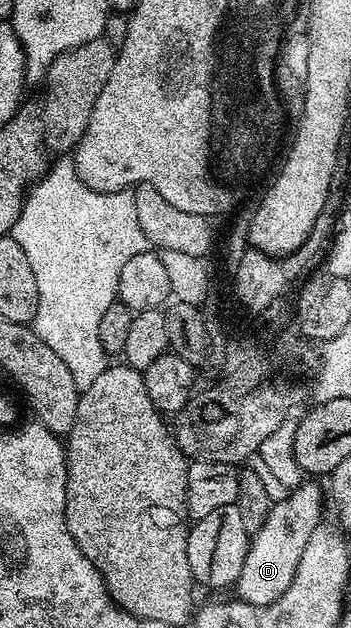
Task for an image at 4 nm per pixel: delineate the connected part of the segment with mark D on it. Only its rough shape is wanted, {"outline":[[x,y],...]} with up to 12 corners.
{"outline":[[303,482],[273,501],[250,537],[237,599],[261,610],[284,594],[322,492]]}

